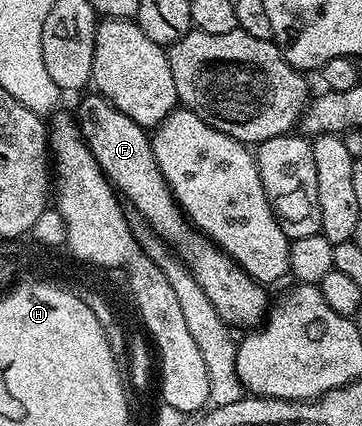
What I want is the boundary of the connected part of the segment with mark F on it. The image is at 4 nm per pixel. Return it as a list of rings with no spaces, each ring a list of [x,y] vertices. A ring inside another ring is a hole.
[[[89,91],[85,95],[86,97],[77,105],[77,113],[75,112],[77,130],[87,143],[91,155],[105,172],[105,176],[130,204],[139,209],[153,232],[193,273],[195,281],[209,297],[225,324],[230,327],[258,326],[267,312],[266,286],[247,275],[245,269],[237,266],[228,253],[222,252],[221,246],[214,244],[202,230],[195,227],[186,214],[182,213],[177,198],[165,182],[163,171],[159,171],[153,142],[143,126],[135,123],[135,119],[127,119],[123,111],[119,111],[100,93]]]

